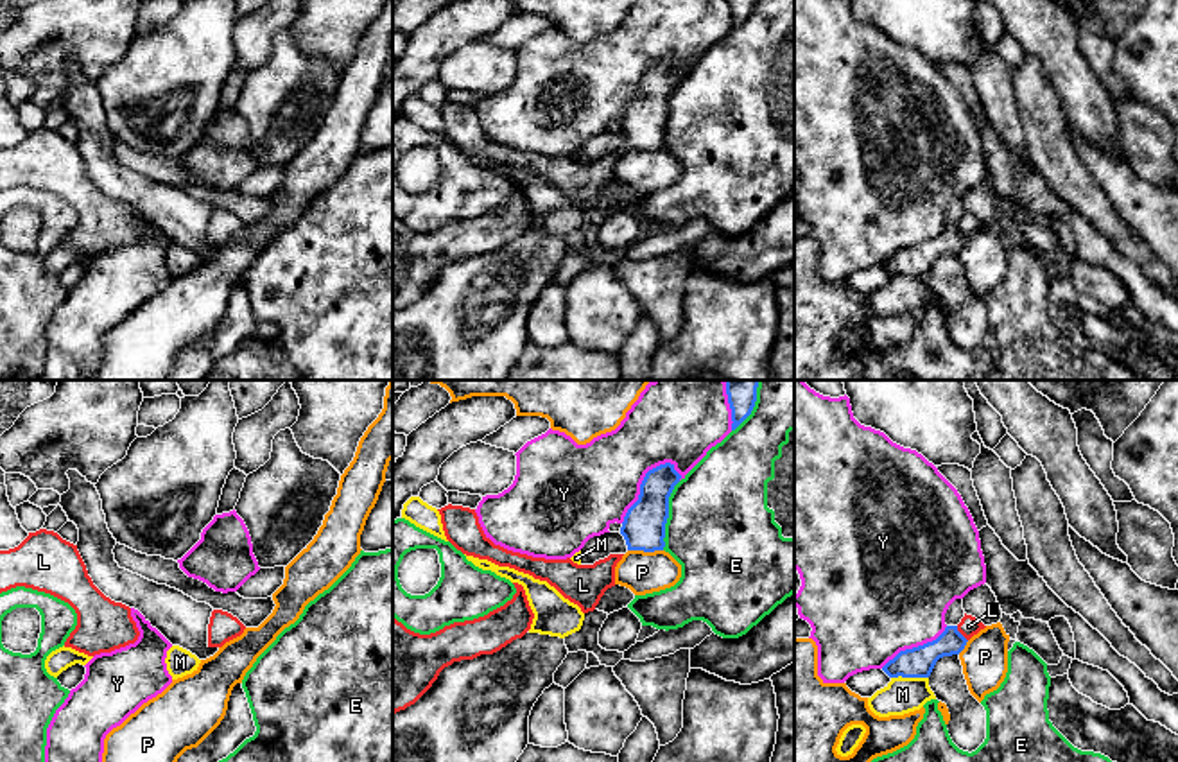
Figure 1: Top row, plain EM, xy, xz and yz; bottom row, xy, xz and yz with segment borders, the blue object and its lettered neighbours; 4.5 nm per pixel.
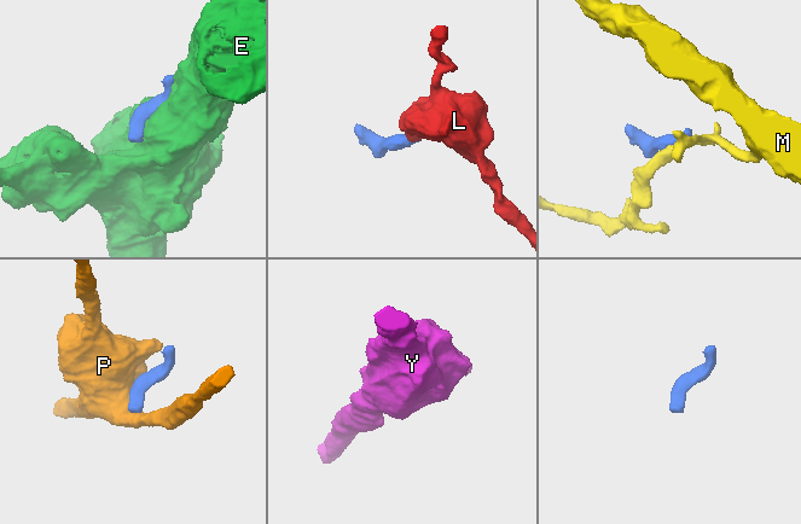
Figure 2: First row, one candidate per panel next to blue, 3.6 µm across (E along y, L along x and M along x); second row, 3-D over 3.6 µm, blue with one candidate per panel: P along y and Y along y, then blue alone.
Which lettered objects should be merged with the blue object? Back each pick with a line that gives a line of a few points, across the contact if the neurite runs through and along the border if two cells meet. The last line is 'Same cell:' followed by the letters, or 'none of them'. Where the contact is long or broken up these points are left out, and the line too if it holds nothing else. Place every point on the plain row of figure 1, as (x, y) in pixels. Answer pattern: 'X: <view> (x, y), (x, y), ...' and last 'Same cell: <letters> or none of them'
L: yz (918, 260), (960, 232), (969, 225)
Same cell: L

